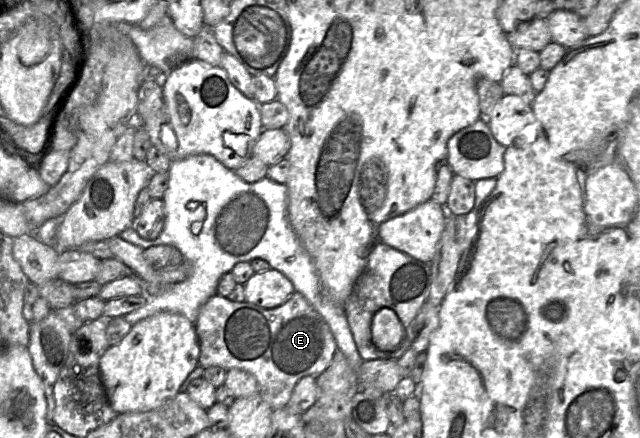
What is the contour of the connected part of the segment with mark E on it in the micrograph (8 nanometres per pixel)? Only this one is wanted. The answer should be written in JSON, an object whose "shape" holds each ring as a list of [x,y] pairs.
{"shape":[[[294,292],[282,305],[266,309],[247,301],[234,302],[216,294],[200,308],[195,323],[200,345],[199,365],[204,369],[218,366],[251,373],[258,381],[259,394],[273,410],[285,408],[297,382],[305,376],[318,377],[329,366],[338,350],[330,326],[323,316],[299,292]]]}

